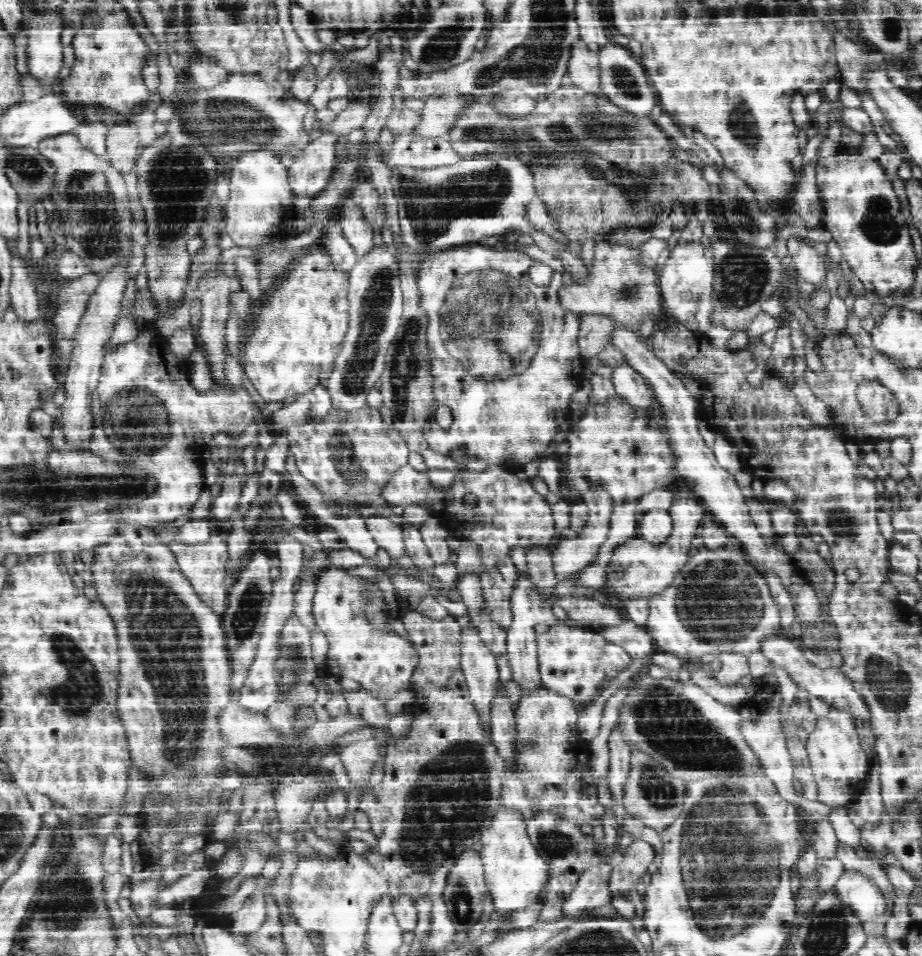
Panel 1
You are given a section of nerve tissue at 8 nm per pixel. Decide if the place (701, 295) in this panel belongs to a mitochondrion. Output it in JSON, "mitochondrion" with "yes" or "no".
{"mitochondrion":"yes"}

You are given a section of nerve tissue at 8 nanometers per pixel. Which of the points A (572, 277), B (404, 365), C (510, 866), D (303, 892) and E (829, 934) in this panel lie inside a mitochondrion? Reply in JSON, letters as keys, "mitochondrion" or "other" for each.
{"A":"other","B":"mitochondrion","C":"other","D":"other","E":"mitochondrion"}

